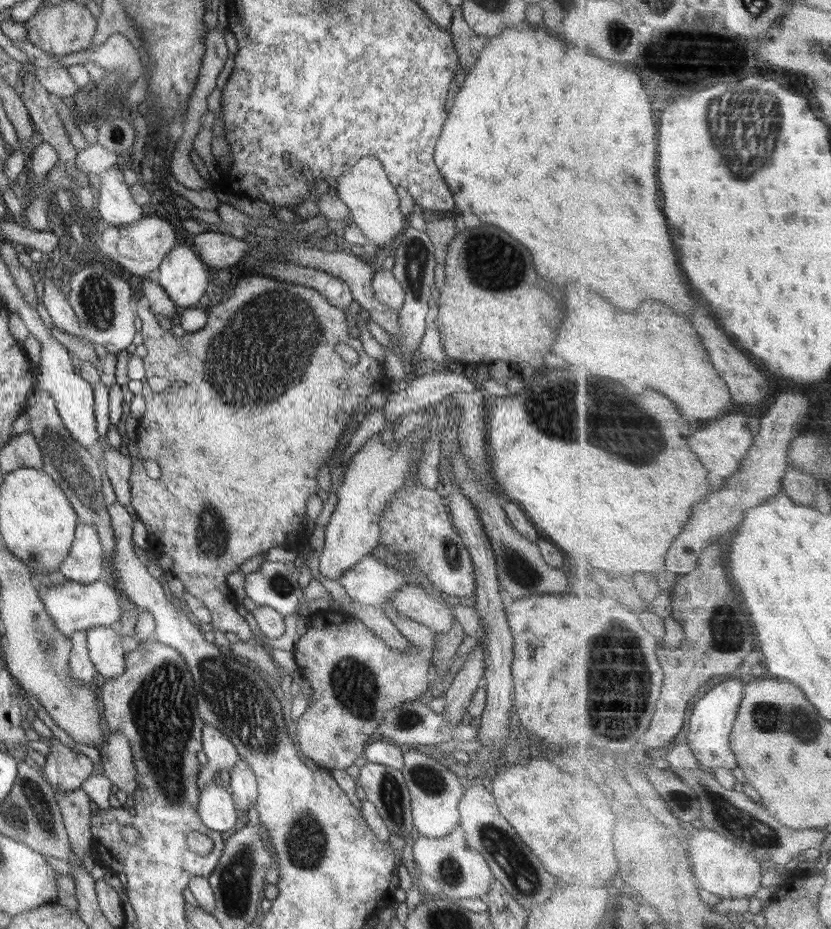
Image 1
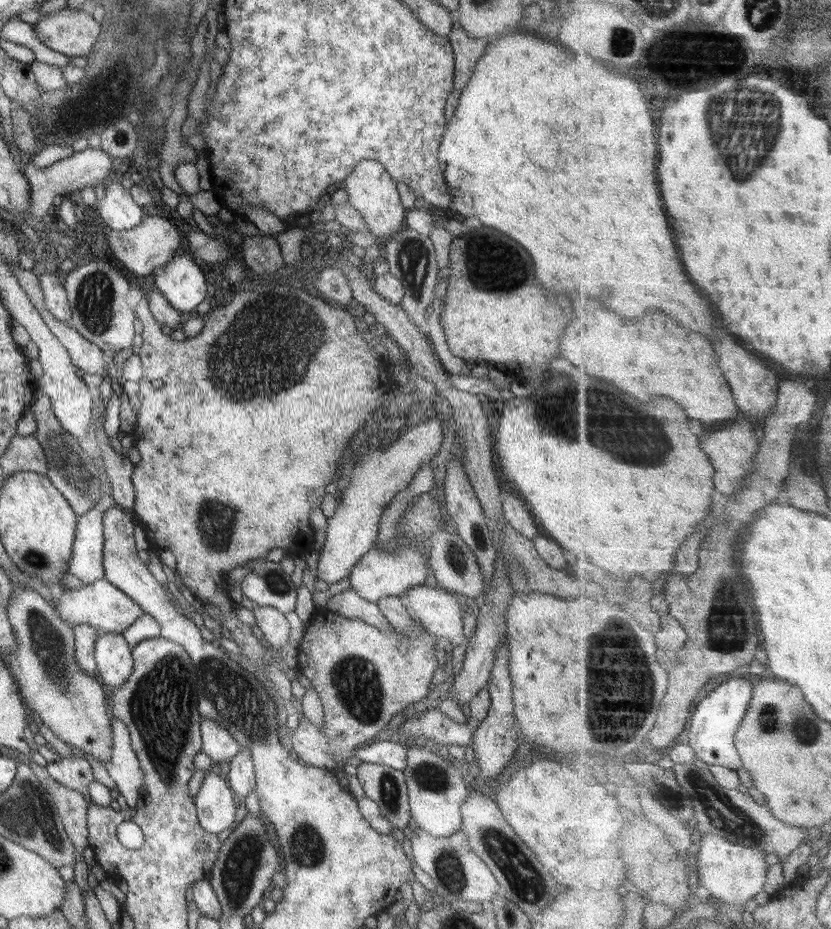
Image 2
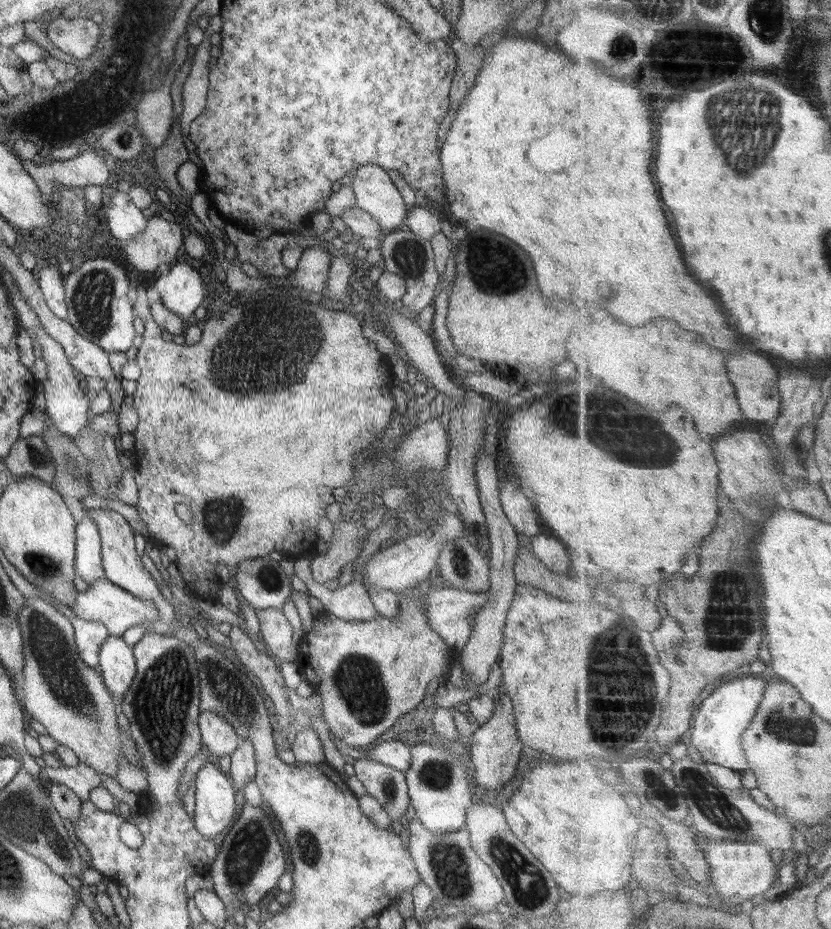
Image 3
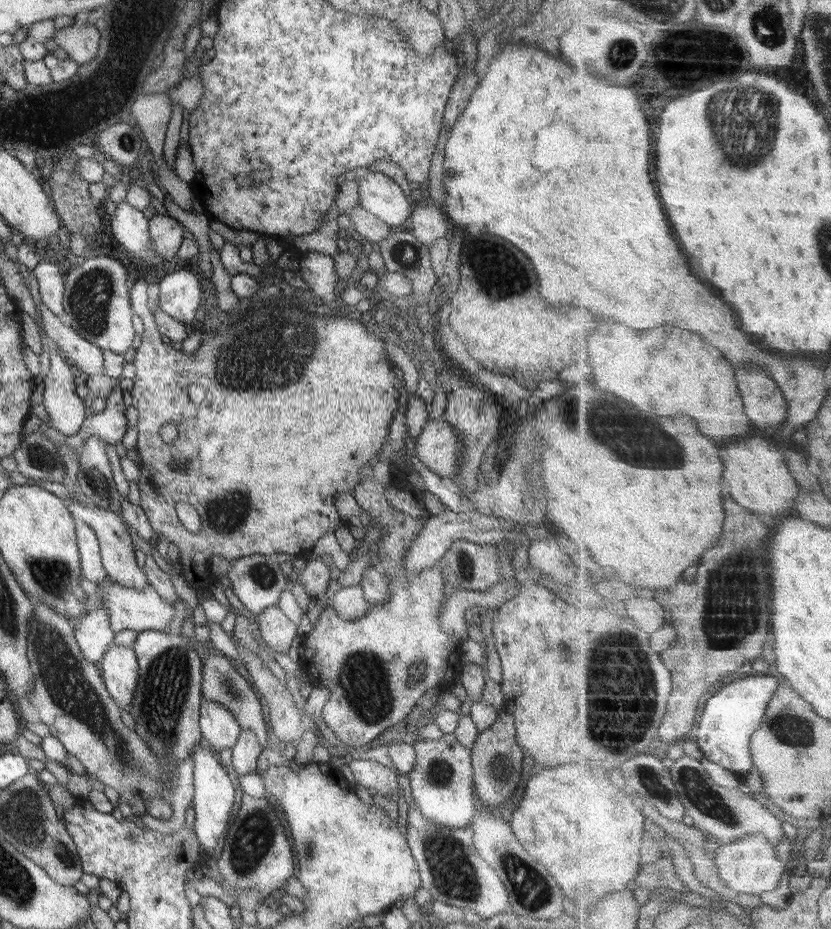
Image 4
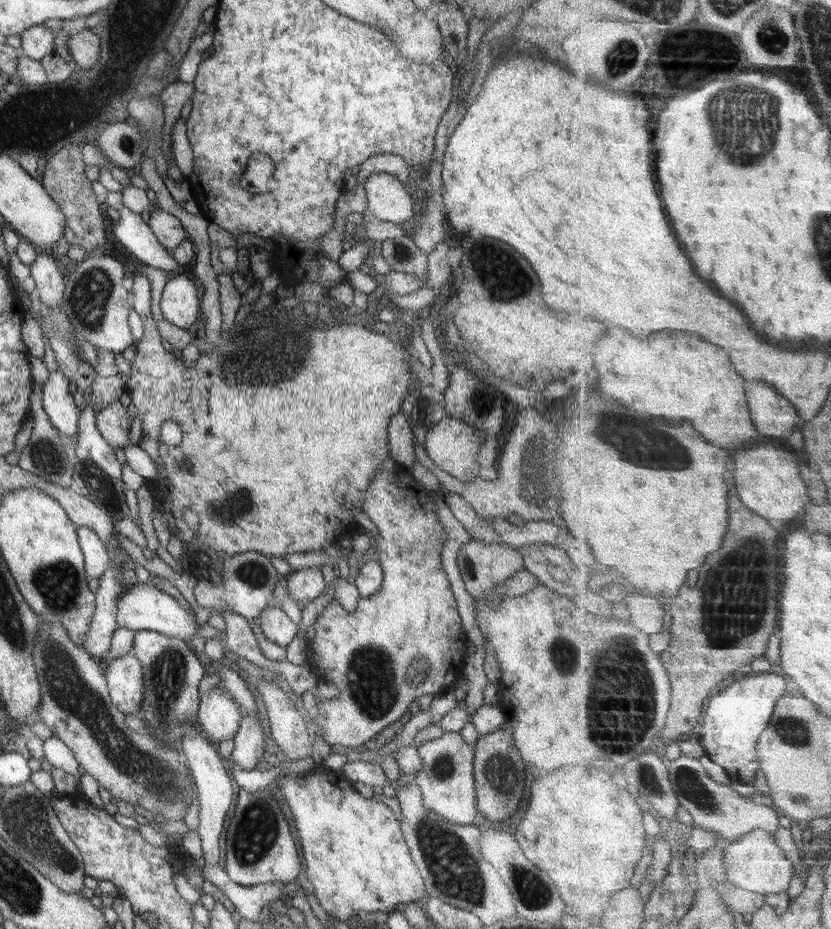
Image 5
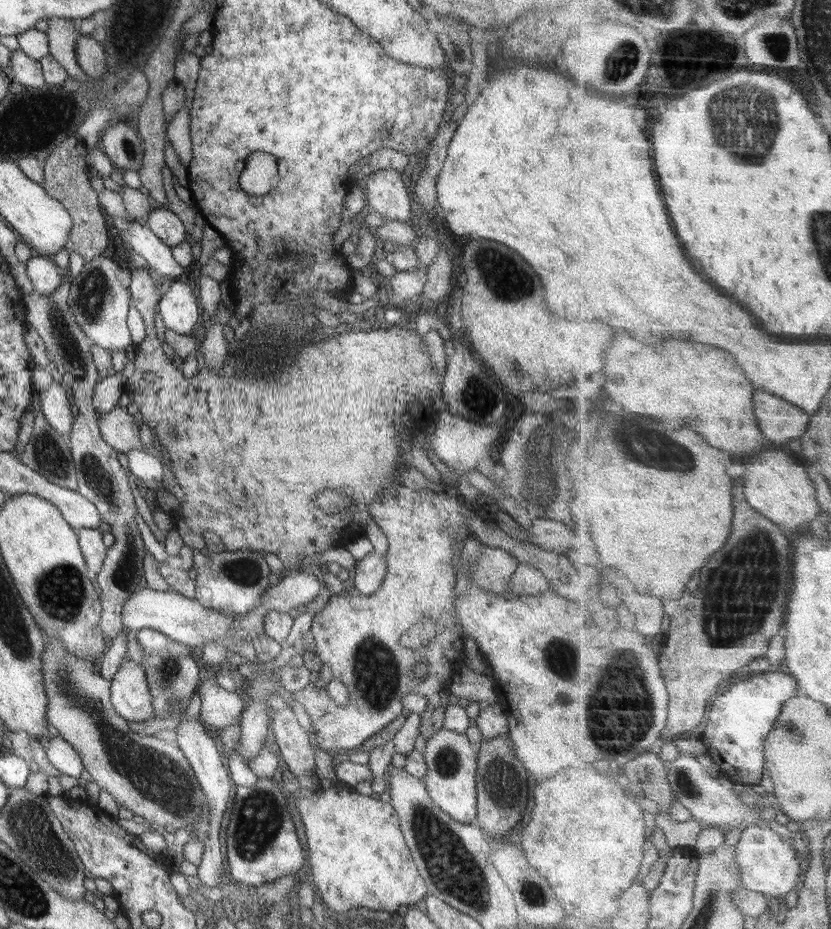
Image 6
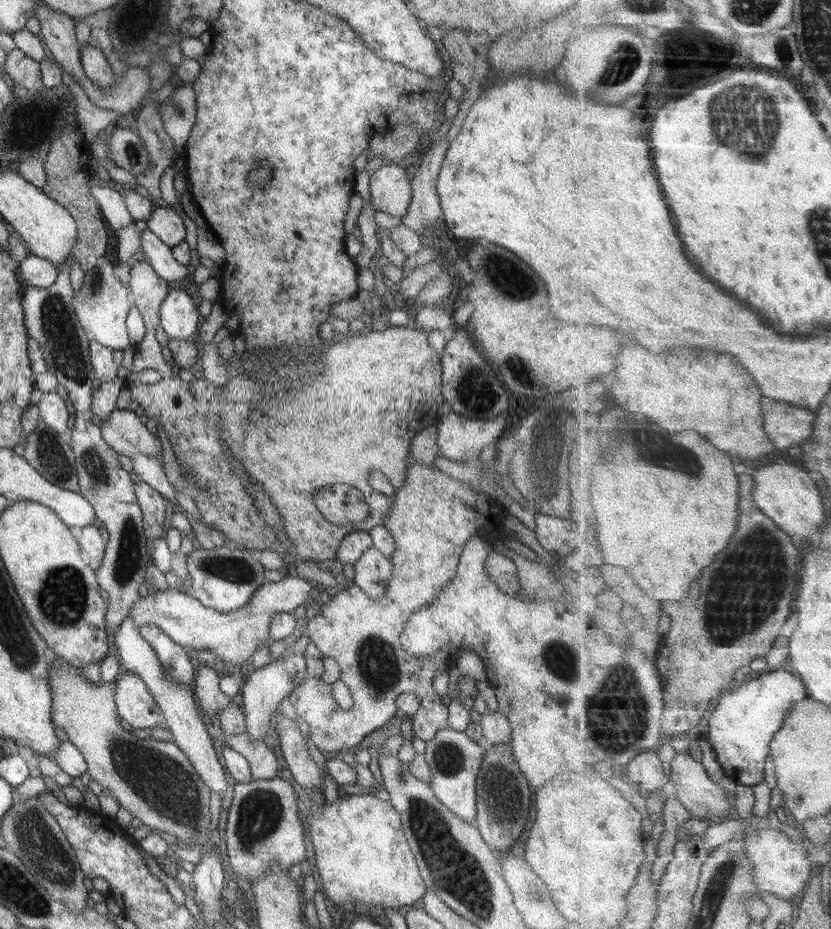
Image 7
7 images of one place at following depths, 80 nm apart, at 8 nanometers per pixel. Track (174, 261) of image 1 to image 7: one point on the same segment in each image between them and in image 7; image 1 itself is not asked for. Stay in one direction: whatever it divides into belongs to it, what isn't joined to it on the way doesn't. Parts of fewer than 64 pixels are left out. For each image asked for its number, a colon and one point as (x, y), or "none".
2: (181, 283)
3: (180, 290)
4: (178, 292)
5: (178, 303)
6: (178, 308)
7: (178, 317)

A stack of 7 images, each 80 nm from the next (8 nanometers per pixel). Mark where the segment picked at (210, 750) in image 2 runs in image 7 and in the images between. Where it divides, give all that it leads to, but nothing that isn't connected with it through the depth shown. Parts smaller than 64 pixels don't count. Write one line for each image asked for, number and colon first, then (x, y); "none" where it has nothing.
3: (219, 737)
4: (218, 726)
5: (218, 716)
6: (218, 708)
7: (211, 701)

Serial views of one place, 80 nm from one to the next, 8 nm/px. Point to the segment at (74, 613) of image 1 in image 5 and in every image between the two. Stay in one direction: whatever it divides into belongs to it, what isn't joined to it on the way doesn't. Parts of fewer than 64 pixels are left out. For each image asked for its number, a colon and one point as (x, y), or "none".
2: (100, 605)
3: (102, 601)
4: (128, 609)
5: (143, 607)

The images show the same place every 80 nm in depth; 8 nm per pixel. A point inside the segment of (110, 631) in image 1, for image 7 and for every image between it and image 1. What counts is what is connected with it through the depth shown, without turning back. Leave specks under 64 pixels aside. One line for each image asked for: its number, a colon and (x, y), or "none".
2: (112, 655)
3: (116, 661)
4: (118, 668)
5: (123, 675)
6: (129, 694)
7: (133, 703)

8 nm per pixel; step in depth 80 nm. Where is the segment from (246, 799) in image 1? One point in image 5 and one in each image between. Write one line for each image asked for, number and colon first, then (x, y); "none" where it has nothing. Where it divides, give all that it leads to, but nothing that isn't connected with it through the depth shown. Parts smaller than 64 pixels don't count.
2: (241, 777)
3: (242, 763)
4: (246, 748)
5: (247, 750)

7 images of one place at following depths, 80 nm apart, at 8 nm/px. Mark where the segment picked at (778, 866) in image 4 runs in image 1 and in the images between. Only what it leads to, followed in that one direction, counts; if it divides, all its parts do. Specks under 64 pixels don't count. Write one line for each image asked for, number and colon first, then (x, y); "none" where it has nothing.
1: (726, 869)
2: (733, 873)
3: (740, 869)

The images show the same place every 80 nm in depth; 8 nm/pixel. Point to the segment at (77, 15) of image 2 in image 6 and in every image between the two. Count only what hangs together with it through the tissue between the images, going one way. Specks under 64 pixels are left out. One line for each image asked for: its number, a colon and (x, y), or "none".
3: (77, 37)
4: (80, 43)
5: (83, 47)
6: (89, 55)

